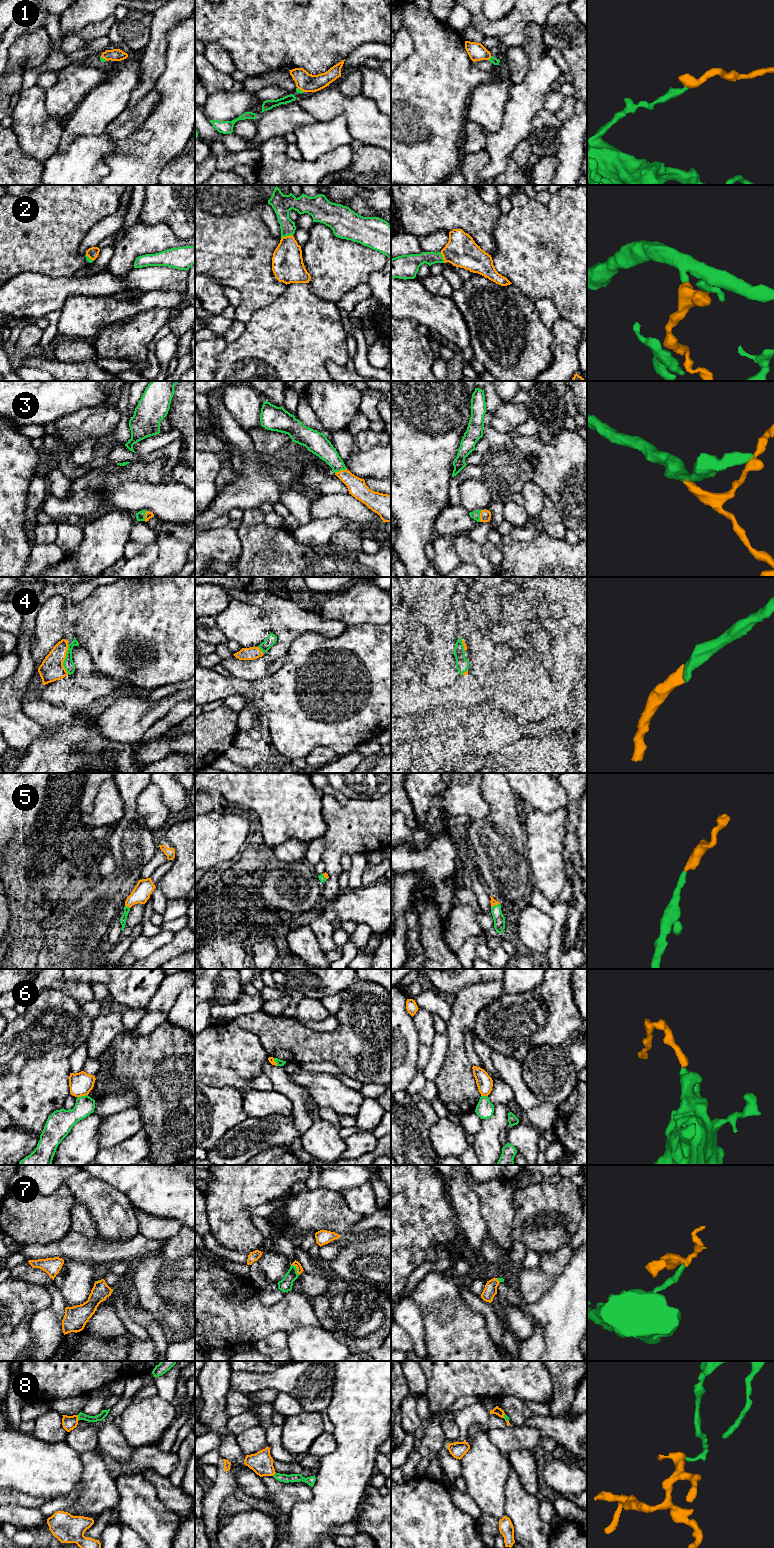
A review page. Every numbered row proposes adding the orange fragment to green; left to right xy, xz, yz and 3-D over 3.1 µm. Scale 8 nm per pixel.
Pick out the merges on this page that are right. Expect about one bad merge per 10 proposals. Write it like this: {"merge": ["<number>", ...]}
{"merge": ["1", "2", "3", "4", "5", "7"]}

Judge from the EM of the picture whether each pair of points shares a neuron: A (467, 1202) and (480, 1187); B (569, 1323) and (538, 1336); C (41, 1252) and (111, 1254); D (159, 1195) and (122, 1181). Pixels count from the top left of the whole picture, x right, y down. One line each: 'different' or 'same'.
A: different
B: different
C: same
D: same

